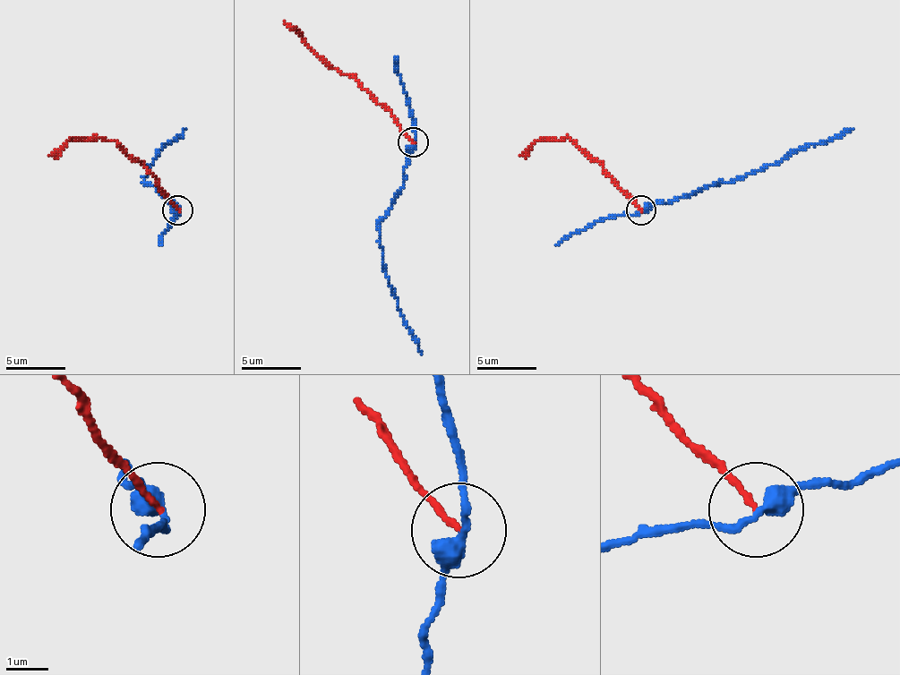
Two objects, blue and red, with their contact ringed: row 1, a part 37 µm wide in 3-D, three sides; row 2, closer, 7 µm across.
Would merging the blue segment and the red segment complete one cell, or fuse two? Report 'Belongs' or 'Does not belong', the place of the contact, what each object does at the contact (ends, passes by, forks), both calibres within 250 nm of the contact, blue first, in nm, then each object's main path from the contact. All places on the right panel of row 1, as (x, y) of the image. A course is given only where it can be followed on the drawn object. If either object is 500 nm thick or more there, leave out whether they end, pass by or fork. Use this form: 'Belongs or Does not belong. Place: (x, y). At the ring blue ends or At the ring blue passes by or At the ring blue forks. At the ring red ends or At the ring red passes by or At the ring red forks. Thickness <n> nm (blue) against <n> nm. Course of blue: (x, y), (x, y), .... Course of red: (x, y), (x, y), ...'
Does not belong. Place: (641, 209). At the ring blue passes by. At the ring red ends. Thickness 360 nm (blue) against 140 nm. Course of blue: (642, 209), (686, 197), (722, 183), (742, 179), (809, 147), (852, 129). Course of red: (642, 209), (567, 138), (544, 140), (519, 156)

